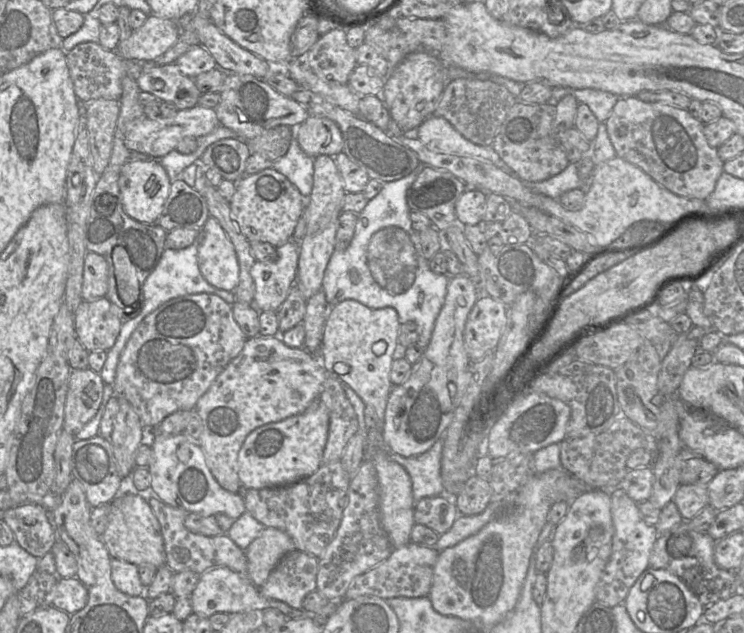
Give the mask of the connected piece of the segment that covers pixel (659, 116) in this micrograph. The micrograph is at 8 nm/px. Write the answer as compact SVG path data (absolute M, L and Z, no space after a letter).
M637 96L620 97L605 123L617 156L638 166L674 194L690 199L706 200L724 172L724 162L718 155L718 149L710 146L706 139L705 124L694 118L687 109L664 102L644 102Z

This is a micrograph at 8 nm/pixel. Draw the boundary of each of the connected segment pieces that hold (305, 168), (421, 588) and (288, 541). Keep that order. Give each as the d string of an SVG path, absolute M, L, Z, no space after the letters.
M297 138L291 140L287 153L273 162L272 168L283 174L307 199L313 188L314 162L300 147Z
M413 542L394 548L386 560L354 578L343 600L351 600L361 596L376 596L385 600L394 597L426 597L431 589L433 569L438 554L439 551L434 547Z
M265 527L244 551L248 578L261 587L278 562L294 549L294 542L285 532Z

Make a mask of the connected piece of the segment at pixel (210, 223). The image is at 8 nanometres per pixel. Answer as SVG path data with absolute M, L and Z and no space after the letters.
M209 217L201 229L198 265L202 276L212 286L233 291L239 283L236 251L219 222Z

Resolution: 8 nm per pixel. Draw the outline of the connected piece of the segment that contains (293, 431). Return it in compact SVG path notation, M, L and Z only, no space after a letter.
M315 400L304 412L256 428L247 435L238 453L238 476L245 489L291 485L314 474L322 464L327 442L329 413Z

